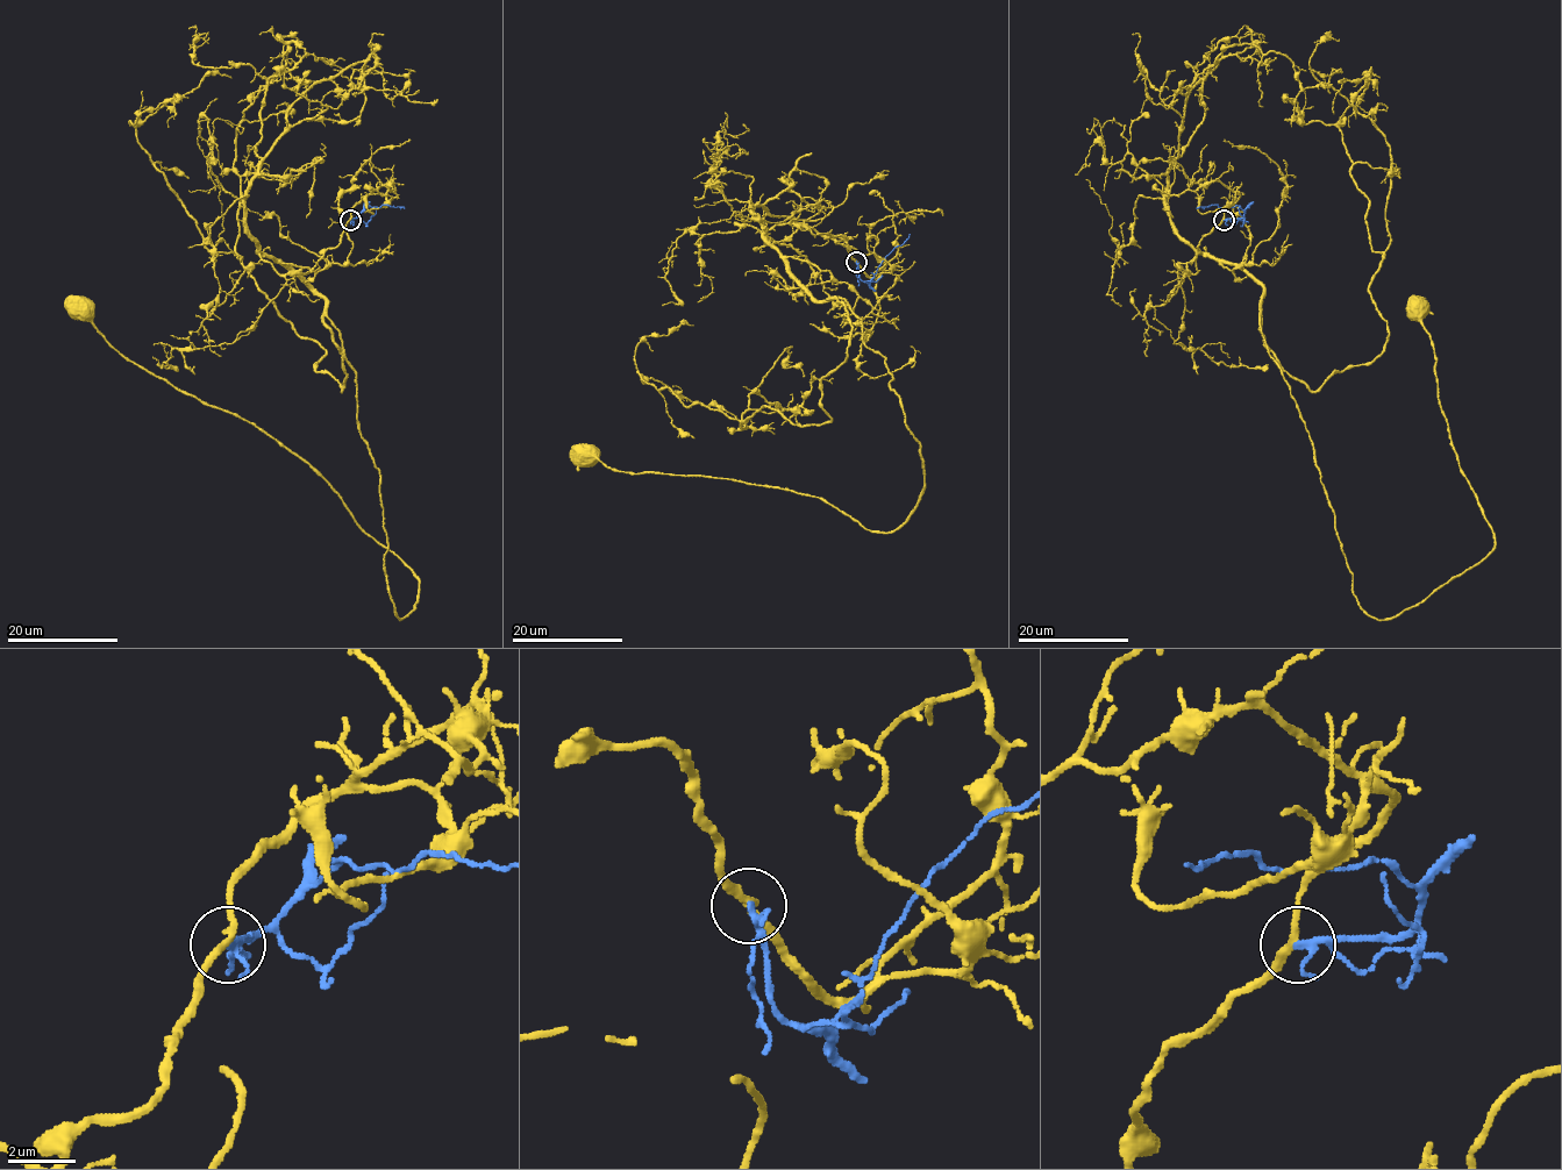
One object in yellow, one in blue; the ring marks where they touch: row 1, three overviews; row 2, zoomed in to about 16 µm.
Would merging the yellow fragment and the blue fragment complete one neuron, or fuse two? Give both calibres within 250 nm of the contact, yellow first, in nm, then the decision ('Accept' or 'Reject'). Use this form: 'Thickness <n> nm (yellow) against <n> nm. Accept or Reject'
Thickness 220 nm (yellow) against 130 nm. Reject

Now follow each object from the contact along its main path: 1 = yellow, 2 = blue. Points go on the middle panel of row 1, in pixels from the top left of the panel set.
1: (855, 262), (844, 237), (765, 233), (885, 358), (924, 470), (892, 532), (811, 496), (585, 457)
2: (855, 262), (861, 278), (868, 282), (882, 261), (910, 234)

